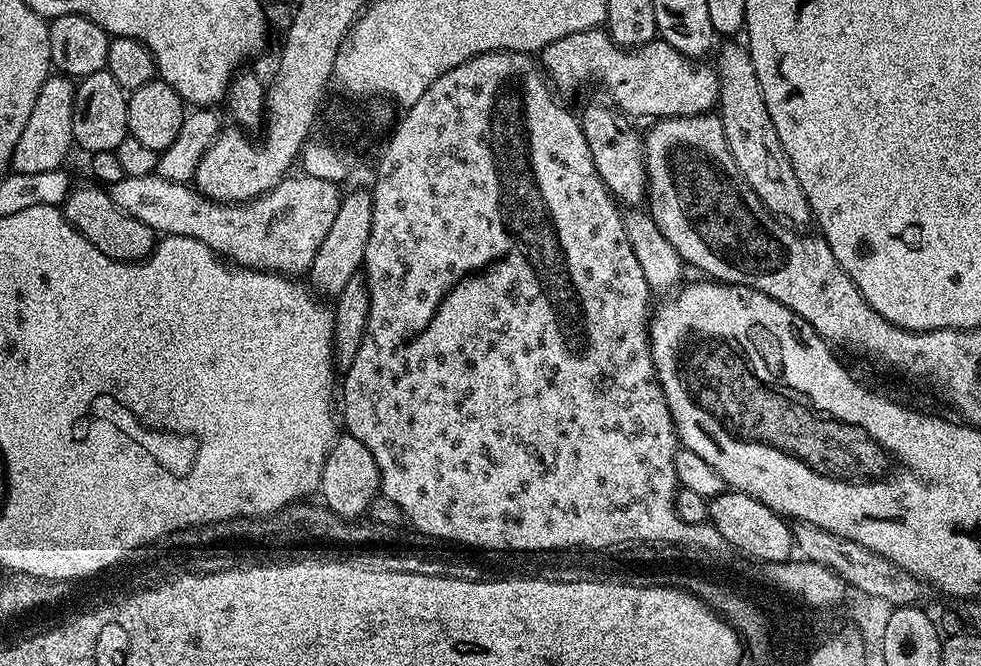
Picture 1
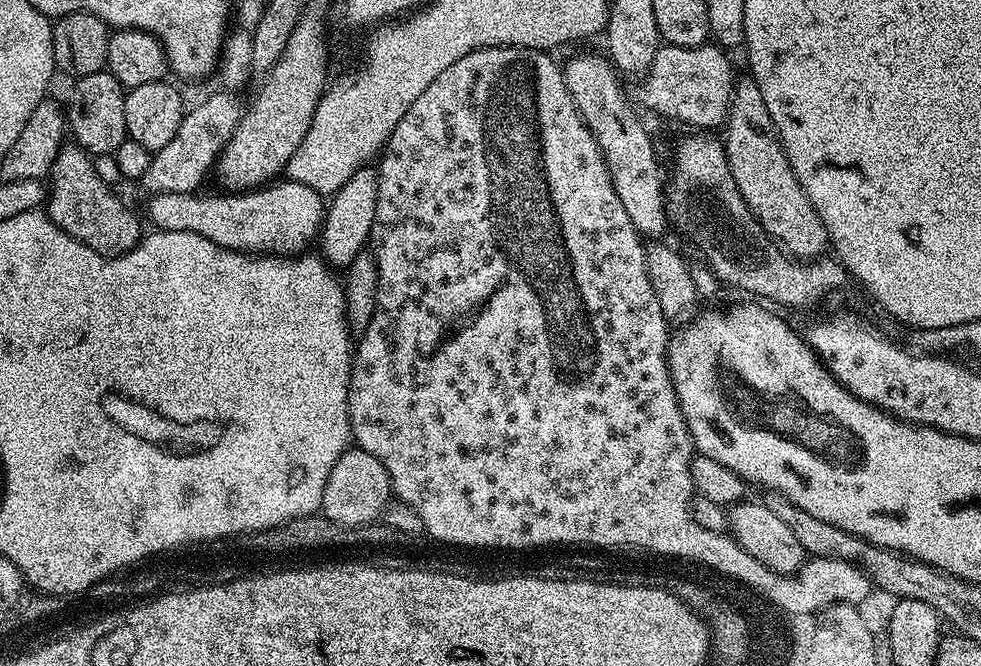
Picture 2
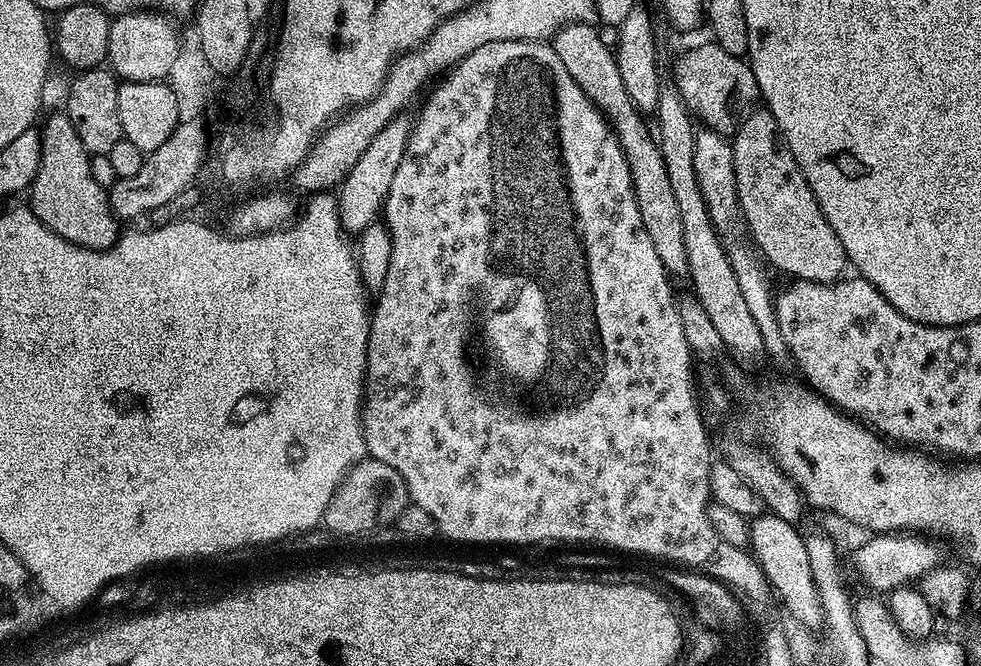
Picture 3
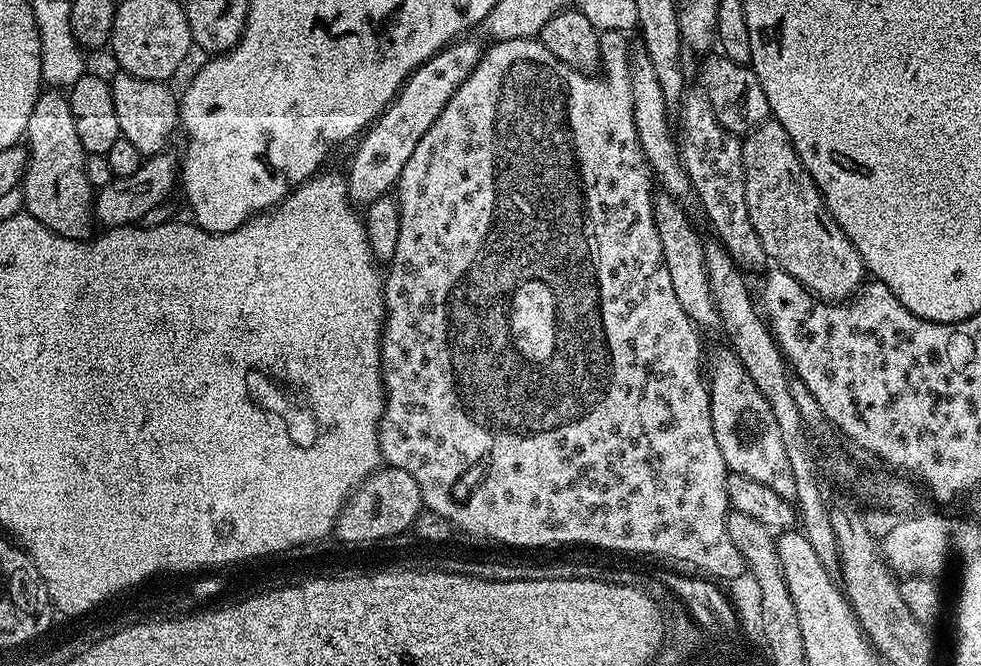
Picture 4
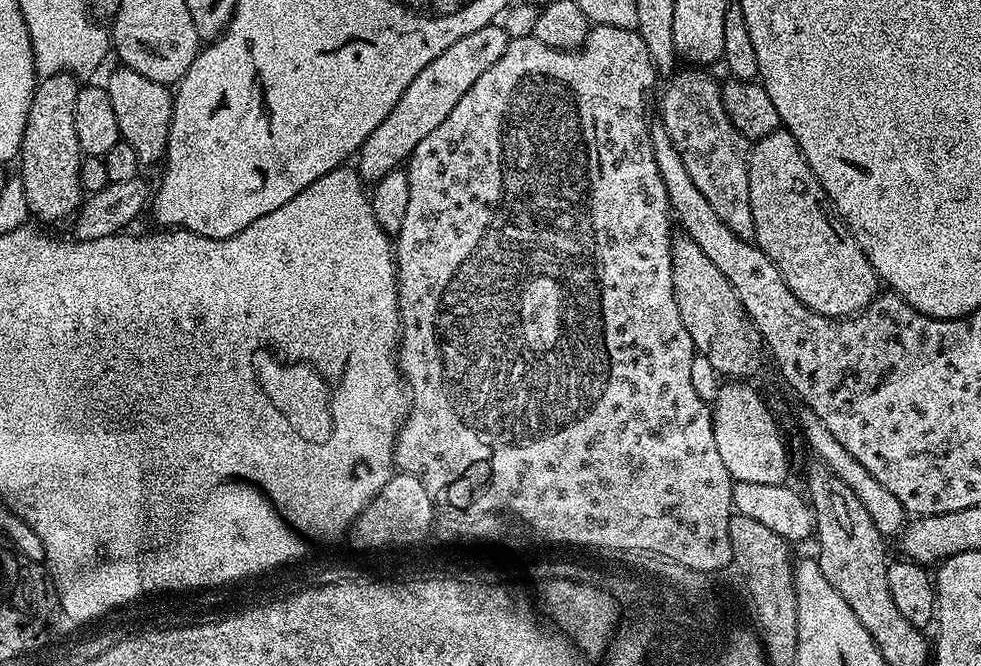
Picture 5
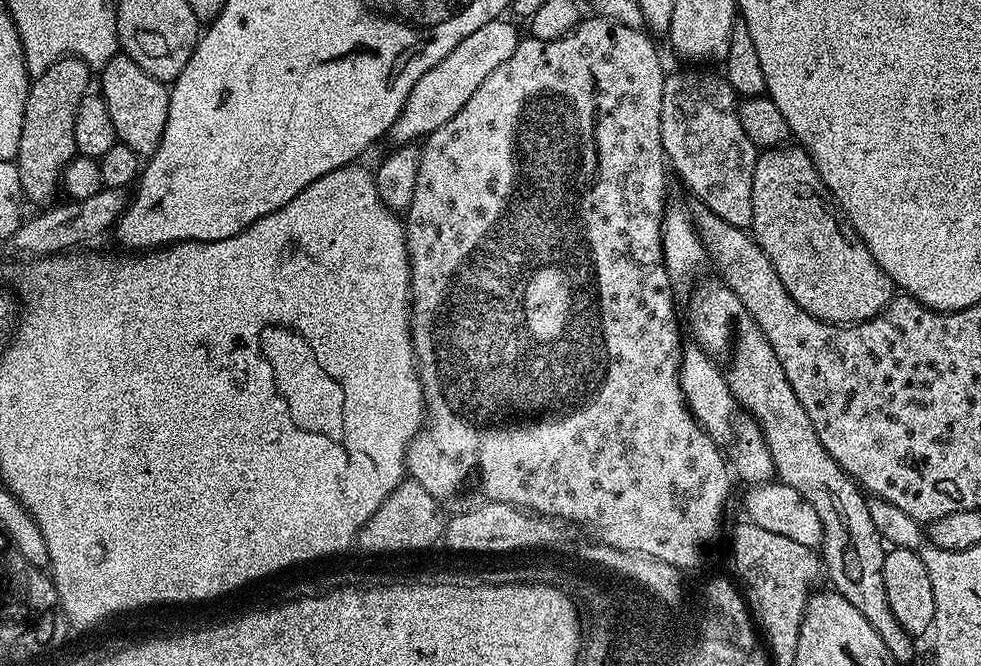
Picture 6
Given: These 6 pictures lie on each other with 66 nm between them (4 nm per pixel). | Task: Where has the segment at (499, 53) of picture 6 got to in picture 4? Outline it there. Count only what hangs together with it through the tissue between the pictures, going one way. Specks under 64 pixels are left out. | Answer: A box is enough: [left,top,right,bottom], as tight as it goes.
[346,38,482,206]

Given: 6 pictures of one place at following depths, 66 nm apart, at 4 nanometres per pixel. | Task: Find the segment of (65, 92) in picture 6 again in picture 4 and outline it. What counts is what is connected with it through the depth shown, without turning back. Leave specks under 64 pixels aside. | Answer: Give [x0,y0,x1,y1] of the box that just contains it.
[22,91,94,239]

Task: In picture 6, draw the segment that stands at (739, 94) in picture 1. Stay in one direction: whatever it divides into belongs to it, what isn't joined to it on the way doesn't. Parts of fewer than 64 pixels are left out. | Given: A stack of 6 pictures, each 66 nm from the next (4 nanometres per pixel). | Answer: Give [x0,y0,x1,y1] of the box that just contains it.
[750,146,894,326]

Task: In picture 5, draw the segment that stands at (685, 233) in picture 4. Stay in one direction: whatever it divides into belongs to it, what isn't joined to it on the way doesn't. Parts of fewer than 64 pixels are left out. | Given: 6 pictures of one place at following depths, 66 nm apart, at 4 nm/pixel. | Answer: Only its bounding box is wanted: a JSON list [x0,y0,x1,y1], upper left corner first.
[672,234,766,382]

